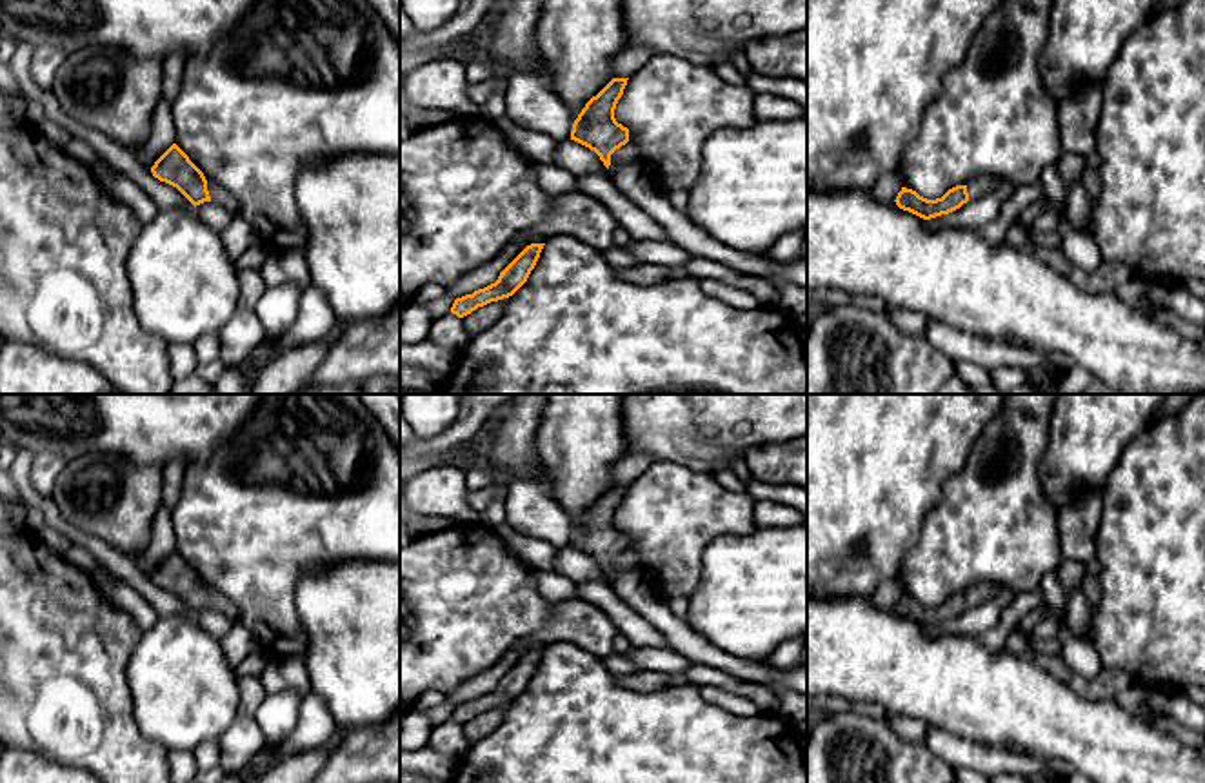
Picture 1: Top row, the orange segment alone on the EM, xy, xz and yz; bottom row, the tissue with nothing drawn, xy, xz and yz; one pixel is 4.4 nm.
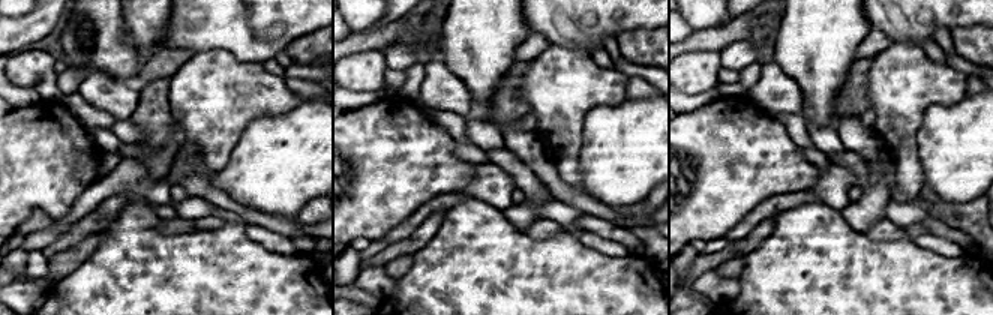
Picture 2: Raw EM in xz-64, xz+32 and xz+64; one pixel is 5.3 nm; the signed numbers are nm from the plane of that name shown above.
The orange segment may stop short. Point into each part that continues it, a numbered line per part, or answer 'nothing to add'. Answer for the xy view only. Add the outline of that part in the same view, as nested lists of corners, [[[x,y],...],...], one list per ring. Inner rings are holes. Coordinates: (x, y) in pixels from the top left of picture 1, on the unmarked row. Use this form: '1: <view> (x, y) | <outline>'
1: xy (217, 600) | [[[207,589],[207,598],[209,598],[211,607],[227,614],[231,619],[240,621],[240,612],[233,605],[233,601],[225,598],[222,592],[218,592],[216,589]]]

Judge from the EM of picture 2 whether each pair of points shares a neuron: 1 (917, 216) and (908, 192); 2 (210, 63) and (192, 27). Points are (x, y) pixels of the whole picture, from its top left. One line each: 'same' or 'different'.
1: different
2: different

